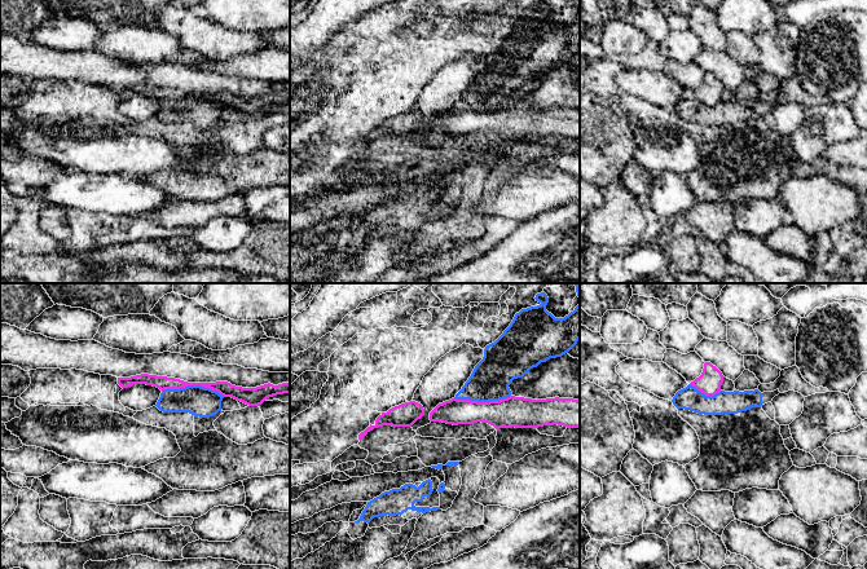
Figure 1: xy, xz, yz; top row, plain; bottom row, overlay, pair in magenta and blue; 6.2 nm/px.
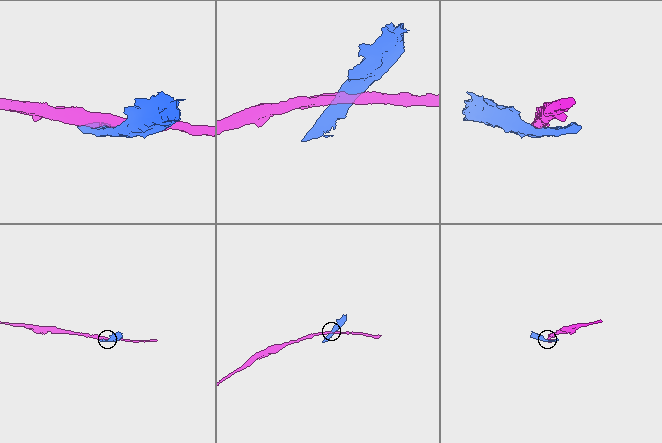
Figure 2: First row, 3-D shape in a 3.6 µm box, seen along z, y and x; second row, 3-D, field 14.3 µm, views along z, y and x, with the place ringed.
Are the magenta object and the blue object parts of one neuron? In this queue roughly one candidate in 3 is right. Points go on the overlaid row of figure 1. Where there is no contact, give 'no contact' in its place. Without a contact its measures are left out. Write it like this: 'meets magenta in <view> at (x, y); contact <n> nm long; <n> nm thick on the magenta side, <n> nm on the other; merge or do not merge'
meets magenta in xy at (193, 384); contact 400 nm long; 90 nm thick on the magenta side, 190 nm on the other; do not merge

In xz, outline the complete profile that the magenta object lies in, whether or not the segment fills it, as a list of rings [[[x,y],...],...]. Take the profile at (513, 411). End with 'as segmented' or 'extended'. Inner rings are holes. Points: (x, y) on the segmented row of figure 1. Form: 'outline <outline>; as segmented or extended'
outline [[[510,396],[499,401],[477,402],[452,398],[439,403],[430,413],[430,420],[453,425],[481,422],[496,429],[554,424],[580,428],[580,400],[559,397],[532,400]]]; as segmented

